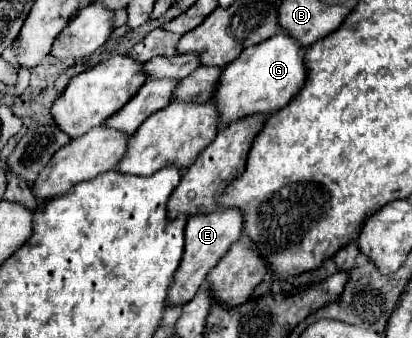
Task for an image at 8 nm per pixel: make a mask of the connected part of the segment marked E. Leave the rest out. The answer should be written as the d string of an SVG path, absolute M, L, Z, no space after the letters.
M218 209L214 213L200 213L200 215L192 215L188 217L186 223L186 247L184 247L184 255L182 261L176 269L176 277L168 289L168 297L166 297L166 305L186 305L196 291L202 287L202 283L206 281L210 269L220 261L220 257L228 251L228 247L232 243L236 243L240 239L242 233L242 213L238 209Z

